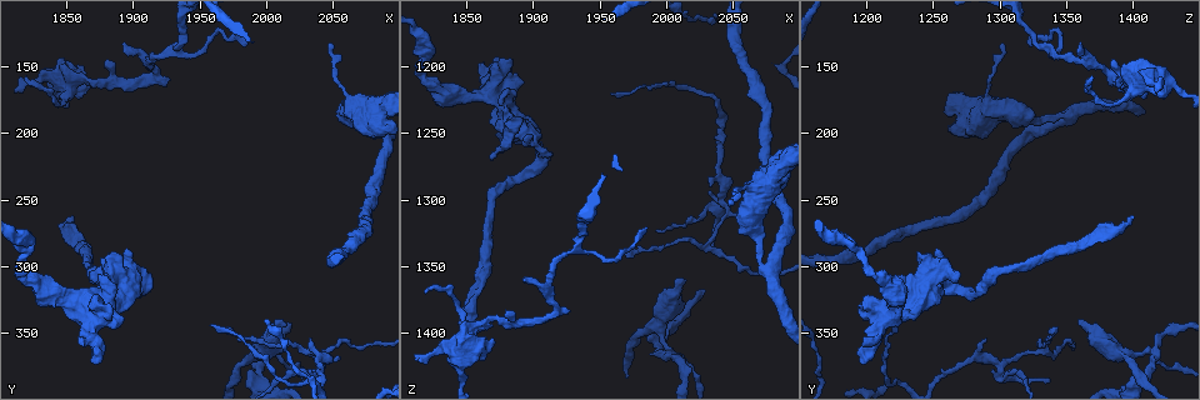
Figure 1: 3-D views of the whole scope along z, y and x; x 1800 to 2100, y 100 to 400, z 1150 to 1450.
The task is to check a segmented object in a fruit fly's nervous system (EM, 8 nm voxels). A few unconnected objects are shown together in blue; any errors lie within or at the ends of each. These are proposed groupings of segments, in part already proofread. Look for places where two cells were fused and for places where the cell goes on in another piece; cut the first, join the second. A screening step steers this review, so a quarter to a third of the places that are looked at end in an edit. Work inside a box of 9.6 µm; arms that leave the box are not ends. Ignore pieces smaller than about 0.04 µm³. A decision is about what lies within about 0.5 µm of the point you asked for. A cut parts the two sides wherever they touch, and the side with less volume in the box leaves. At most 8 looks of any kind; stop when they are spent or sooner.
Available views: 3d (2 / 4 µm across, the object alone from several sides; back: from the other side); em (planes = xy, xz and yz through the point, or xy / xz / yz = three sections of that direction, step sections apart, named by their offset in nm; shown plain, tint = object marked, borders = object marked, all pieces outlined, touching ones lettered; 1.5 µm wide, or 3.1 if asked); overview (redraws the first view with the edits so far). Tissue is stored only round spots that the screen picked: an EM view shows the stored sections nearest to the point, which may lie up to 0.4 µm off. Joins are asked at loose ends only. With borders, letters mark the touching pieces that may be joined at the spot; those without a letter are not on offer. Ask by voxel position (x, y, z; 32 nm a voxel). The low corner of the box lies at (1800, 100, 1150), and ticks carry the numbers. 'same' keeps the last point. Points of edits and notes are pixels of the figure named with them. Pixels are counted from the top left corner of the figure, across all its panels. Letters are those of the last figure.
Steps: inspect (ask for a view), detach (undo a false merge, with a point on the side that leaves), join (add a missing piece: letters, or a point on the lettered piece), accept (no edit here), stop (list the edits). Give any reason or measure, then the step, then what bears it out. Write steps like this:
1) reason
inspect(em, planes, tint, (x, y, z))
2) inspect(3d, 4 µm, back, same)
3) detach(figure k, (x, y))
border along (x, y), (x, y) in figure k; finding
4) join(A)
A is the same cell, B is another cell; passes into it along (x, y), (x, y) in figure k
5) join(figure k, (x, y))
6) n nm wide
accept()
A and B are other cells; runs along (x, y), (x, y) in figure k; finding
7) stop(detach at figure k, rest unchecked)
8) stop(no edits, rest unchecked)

two arms in line, one across
inspect(em, planes, borders, (2042, 372, 1300))

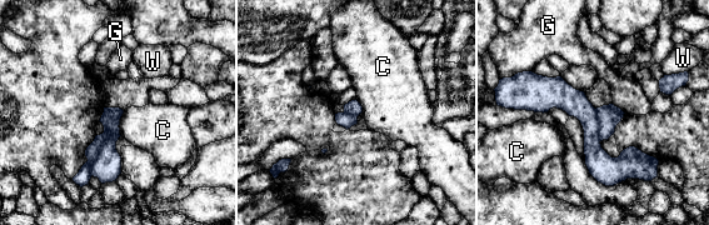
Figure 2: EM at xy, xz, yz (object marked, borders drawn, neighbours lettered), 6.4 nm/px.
C touches over 170 nm
detach(figure 2, (110, 114))
C, G and W are other cells; two cells meet here

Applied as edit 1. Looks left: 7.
branch stops here
inspect(em, xz, step 4, tint, (2050, 132, 1302))

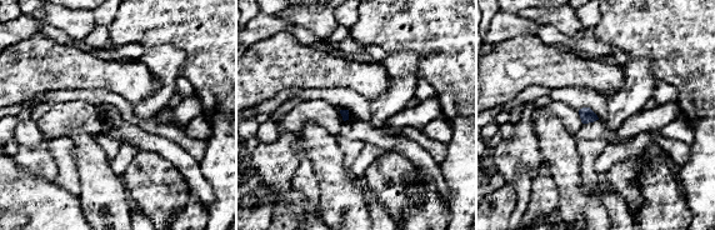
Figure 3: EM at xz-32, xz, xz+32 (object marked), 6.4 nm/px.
another direction
inspect(em, planes, borders, same)

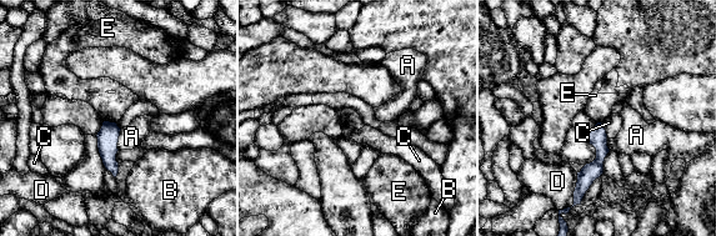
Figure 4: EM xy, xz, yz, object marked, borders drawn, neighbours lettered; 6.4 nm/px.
accept()
A, B, C, D and E are other cells; runs along (600, 126), (600, 159), (579, 191) in figure 4; no lettered piece goes on from it

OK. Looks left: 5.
side arm on a straight run
inspect(3d, 4 µm, (2076, 186, 1352))

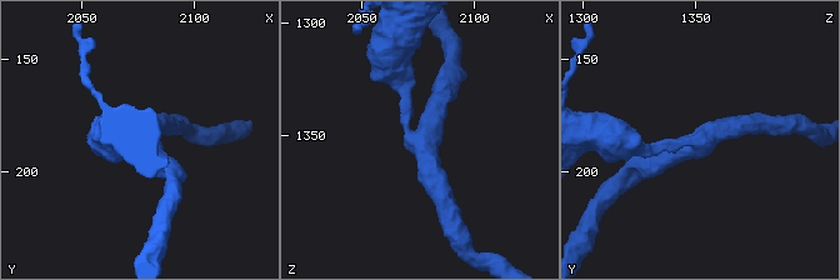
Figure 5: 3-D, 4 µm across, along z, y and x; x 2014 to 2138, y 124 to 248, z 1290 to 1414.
3 arms; arms of 240, 280, 300 nm; now the EM
inspect(em, xz, step 4, borders, (2076, 188, 1351))

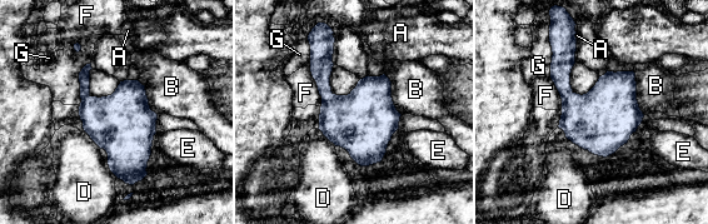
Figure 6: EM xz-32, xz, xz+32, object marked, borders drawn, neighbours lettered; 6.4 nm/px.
400 nm wide
accept()
A, B, D, E, F and G are other cells; continuous, no second cell

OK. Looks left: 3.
stop(detach at figure 2, rest unchecked)

